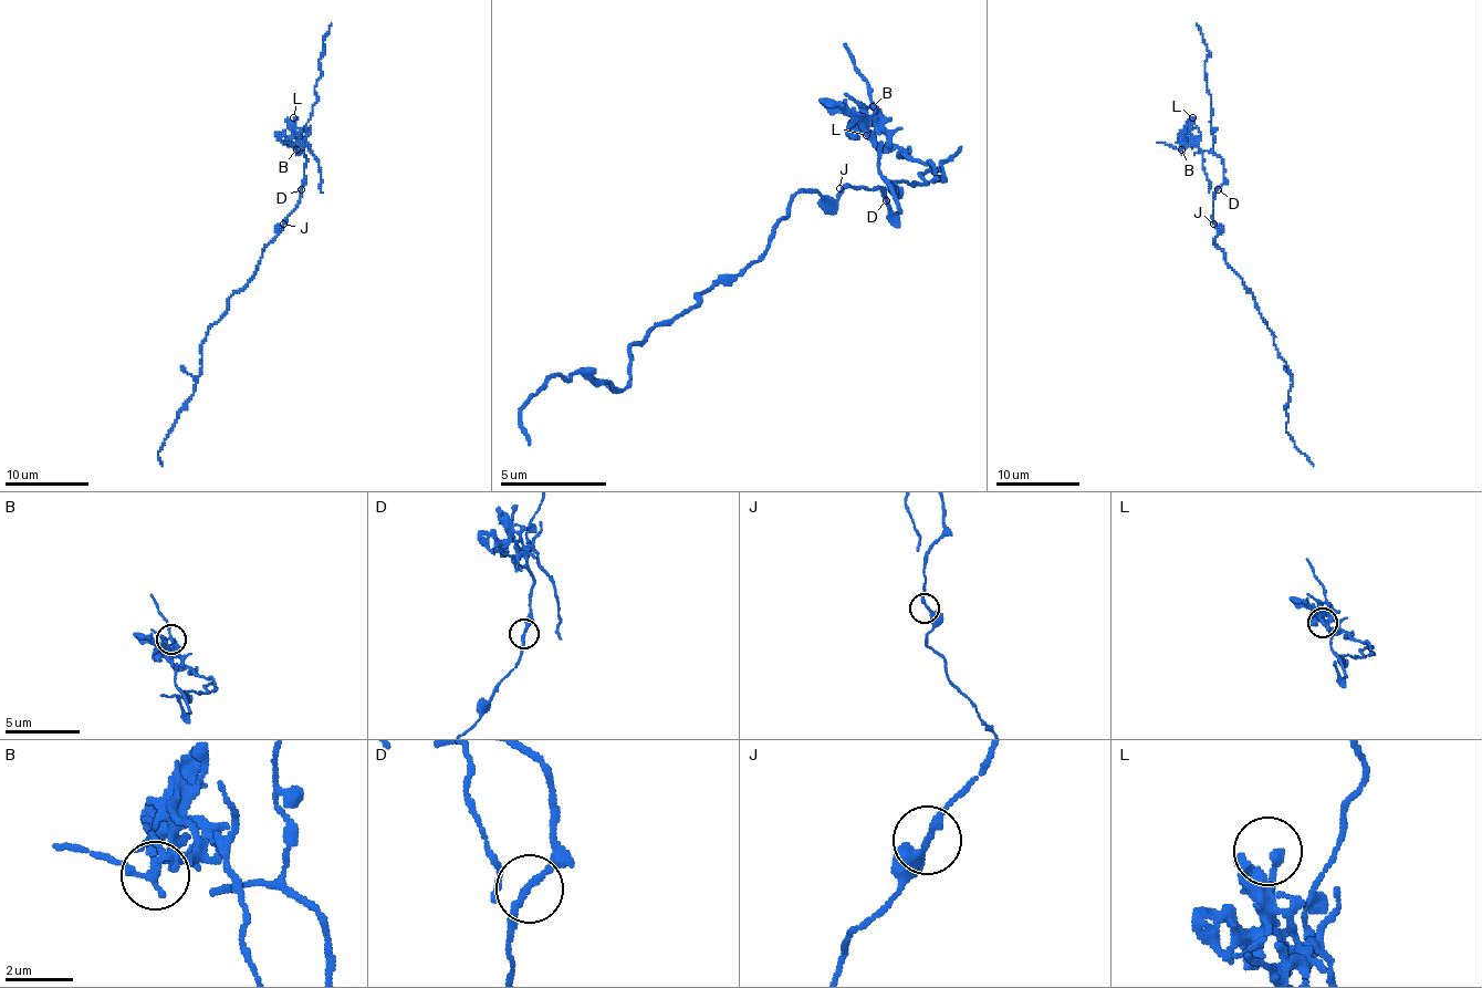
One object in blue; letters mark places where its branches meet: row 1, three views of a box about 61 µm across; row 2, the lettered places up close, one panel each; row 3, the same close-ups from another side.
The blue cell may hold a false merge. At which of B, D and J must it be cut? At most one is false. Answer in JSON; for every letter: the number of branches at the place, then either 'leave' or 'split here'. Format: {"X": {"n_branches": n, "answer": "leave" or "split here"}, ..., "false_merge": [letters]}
{"B": {"n_branches": 2, "answer": "split here"}, "D": {"n_branches": 2, "answer": "leave"}, "J": {"n_branches": 2, "answer": "leave"}, "false_merge": ["B"]}

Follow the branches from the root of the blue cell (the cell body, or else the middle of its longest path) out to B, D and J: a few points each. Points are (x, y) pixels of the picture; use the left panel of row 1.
B: (262, 257), (262, 249), (277, 235), (300, 198), (306, 157), (298, 146), (295, 148)
D: (262, 257), (262, 249), (295, 207), (302, 188)
J: (262, 257), (262, 249), (283, 224)

